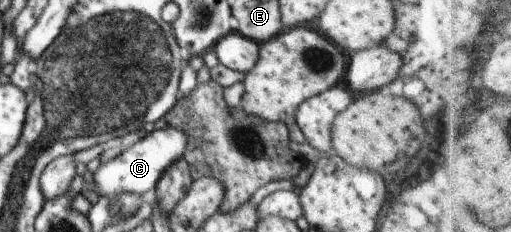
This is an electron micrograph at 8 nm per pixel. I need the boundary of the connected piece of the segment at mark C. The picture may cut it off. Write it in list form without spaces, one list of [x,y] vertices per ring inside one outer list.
[[[168,127],[157,129],[155,133],[141,138],[134,145],[124,150],[106,164],[101,164],[92,175],[94,180],[94,192],[104,196],[108,202],[113,201],[122,192],[144,194],[148,190],[156,188],[162,174],[184,156],[188,144],[188,136],[178,128]]]

